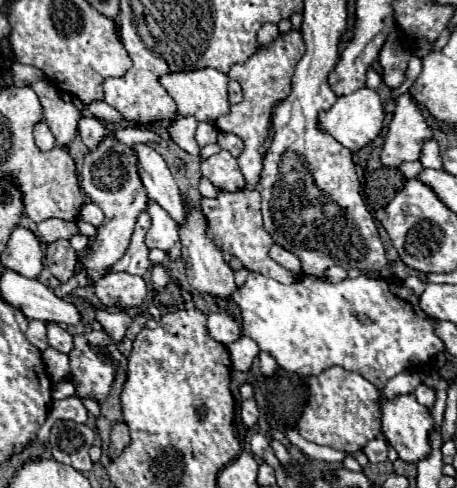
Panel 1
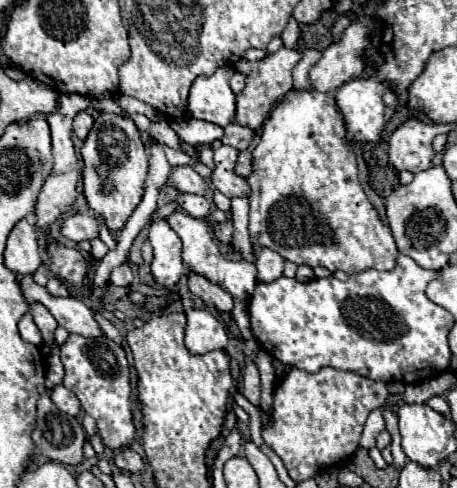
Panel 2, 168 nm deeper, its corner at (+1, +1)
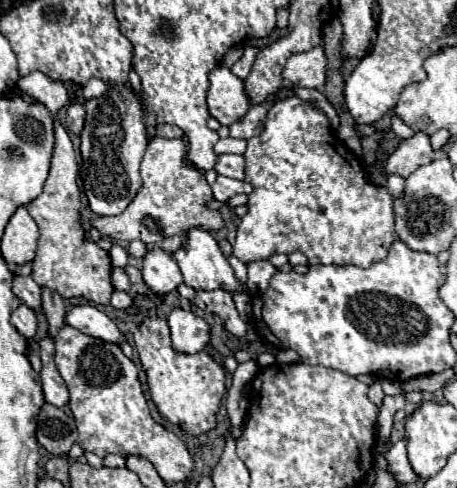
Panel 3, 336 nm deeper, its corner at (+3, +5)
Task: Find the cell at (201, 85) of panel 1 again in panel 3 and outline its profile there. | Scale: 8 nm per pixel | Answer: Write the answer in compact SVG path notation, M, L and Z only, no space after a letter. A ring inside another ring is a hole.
M219 65L209 75L209 81L211 81L209 91L207 91L209 113L221 125L233 125L247 113L251 105L243 79L235 77L225 65Z

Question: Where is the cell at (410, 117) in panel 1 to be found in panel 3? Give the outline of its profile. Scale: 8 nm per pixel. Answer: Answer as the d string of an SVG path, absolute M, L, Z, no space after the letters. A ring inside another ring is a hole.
M415 133L411 139L401 141L401 145L387 159L387 173L409 177L417 167L433 161L433 149L425 133Z

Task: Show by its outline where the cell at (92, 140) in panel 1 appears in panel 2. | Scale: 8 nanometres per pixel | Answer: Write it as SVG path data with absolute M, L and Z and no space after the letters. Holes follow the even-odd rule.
M81 111L81 113L75 117L75 121L73 121L73 131L75 131L75 135L77 135L79 139L85 139L85 137L89 135L91 127L93 127L93 119L91 119L91 115L87 115L85 111Z

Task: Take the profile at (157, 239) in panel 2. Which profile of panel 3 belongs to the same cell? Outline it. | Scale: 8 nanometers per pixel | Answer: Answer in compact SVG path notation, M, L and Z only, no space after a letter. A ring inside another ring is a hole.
M151 249L143 257L143 281L159 295L167 295L183 283L177 263L161 249Z

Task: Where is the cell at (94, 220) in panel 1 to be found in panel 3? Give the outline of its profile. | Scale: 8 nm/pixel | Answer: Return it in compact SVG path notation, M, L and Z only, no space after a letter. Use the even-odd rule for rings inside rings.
M113 247L111 251L109 251L109 255L111 255L111 261L113 261L113 267L121 267L121 269L125 269L127 267L127 251L123 249L123 247Z

